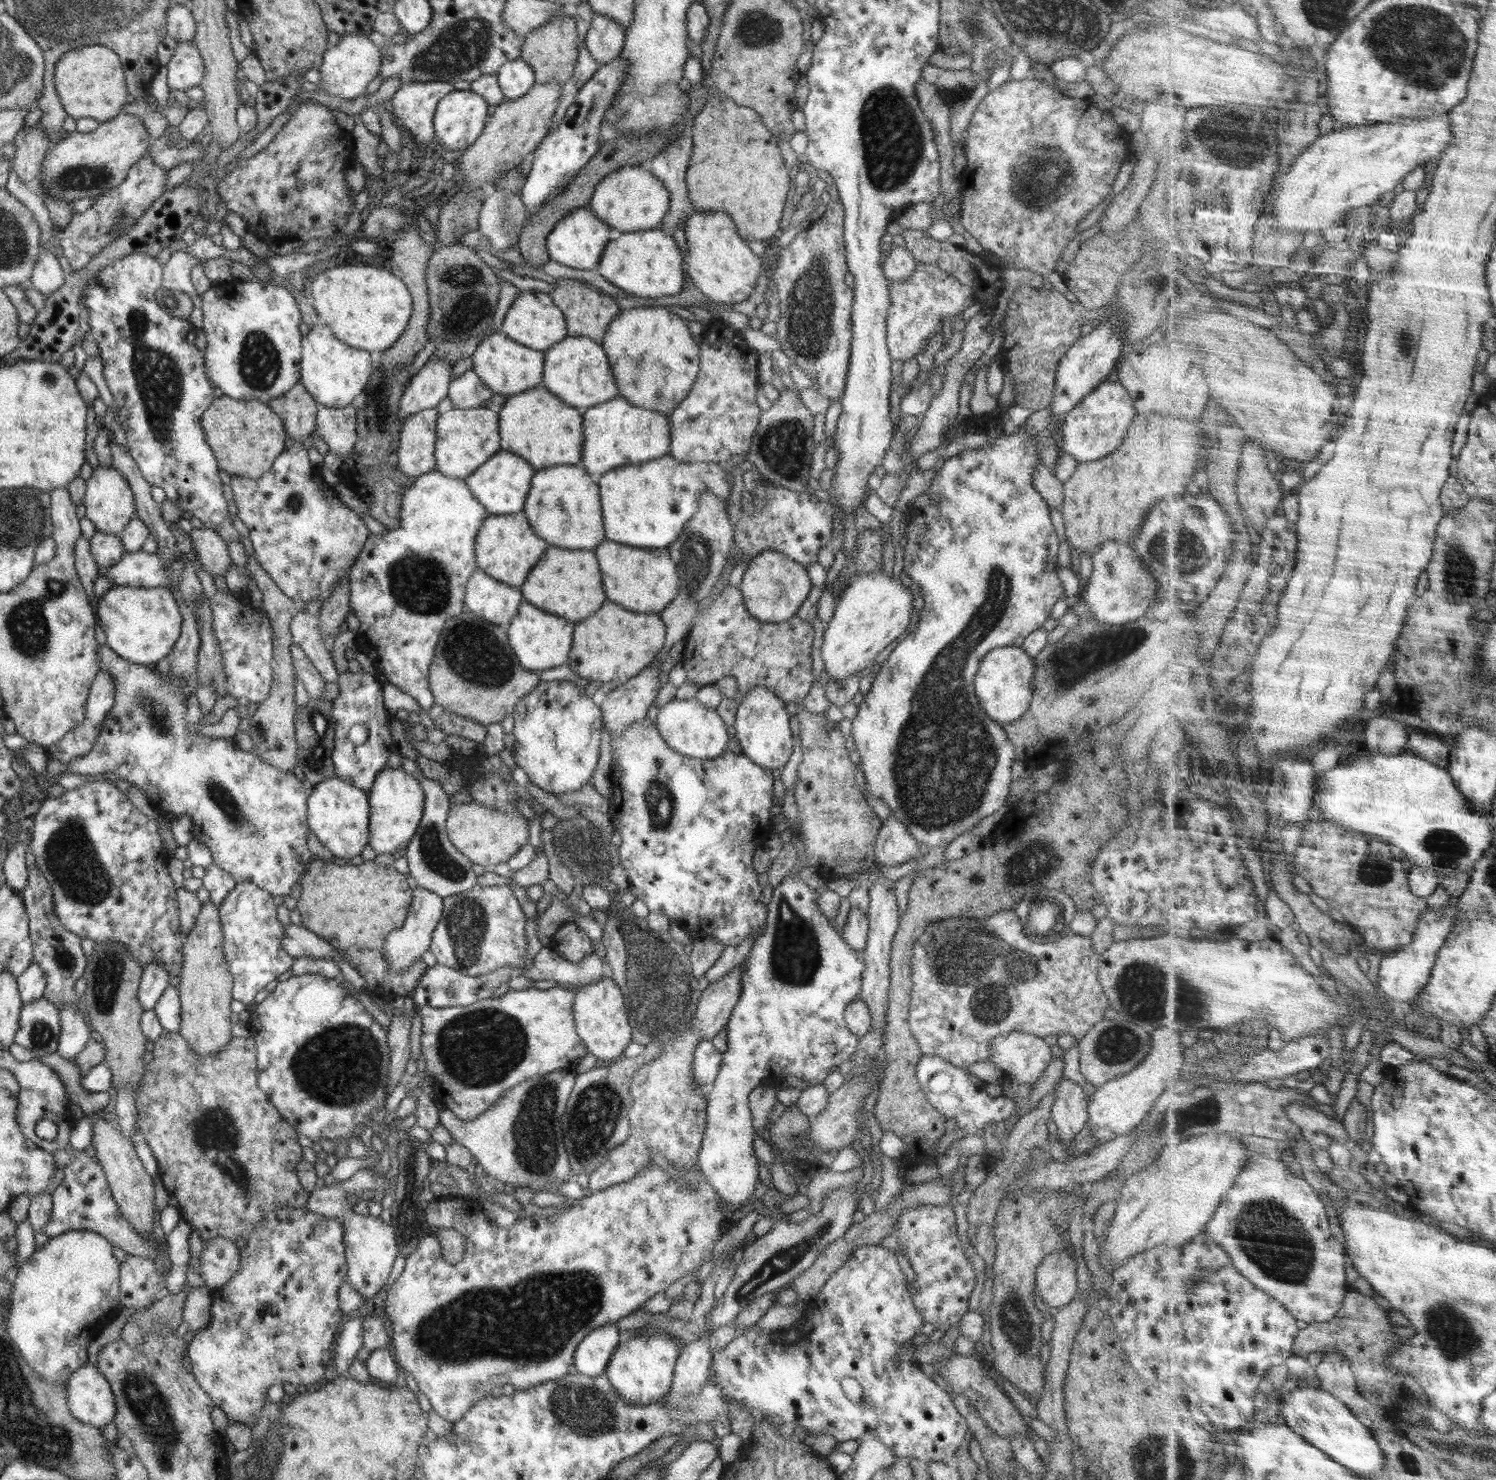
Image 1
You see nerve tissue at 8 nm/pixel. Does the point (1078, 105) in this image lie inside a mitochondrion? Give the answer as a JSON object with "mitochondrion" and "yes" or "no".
{"mitochondrion":"no"}

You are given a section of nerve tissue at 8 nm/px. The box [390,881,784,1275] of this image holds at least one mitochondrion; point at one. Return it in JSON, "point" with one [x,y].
{"point":[660,995]}

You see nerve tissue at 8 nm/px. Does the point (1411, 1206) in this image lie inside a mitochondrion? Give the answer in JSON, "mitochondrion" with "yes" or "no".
{"mitochondrion":"no"}

